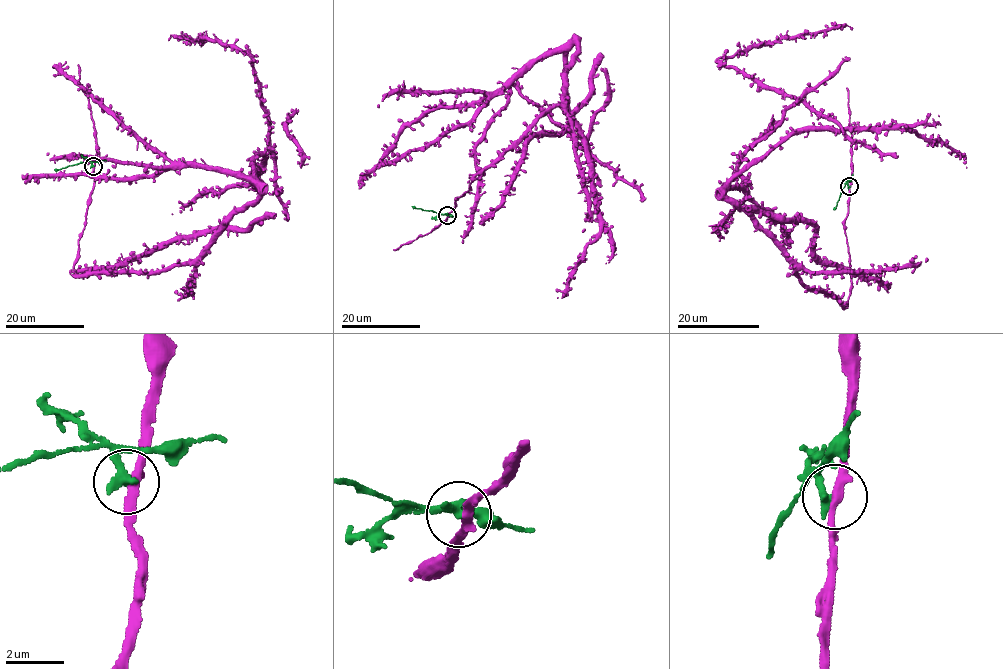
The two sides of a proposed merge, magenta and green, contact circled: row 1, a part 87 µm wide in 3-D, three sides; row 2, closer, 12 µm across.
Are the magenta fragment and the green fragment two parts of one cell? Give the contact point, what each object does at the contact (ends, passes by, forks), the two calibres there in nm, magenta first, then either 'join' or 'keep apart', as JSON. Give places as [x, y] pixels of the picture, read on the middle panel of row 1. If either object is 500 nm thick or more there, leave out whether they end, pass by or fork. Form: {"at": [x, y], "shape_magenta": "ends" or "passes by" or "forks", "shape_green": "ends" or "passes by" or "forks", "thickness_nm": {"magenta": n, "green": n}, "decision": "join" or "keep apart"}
{"at": [447, 215], "shape_magenta": "passes by", "shape_green": "ends", "thickness_nm": {"magenta": 280, "green": 360}, "decision": "keep apart"}

